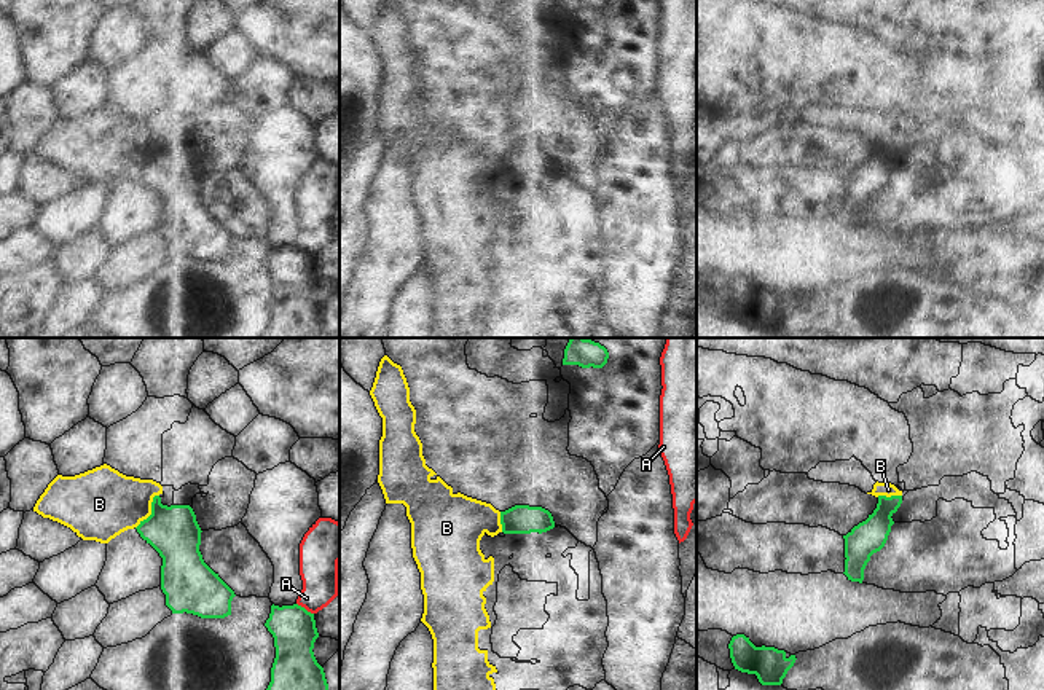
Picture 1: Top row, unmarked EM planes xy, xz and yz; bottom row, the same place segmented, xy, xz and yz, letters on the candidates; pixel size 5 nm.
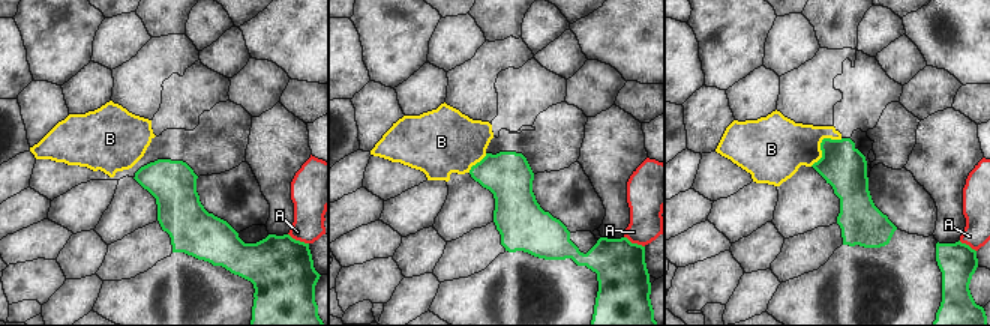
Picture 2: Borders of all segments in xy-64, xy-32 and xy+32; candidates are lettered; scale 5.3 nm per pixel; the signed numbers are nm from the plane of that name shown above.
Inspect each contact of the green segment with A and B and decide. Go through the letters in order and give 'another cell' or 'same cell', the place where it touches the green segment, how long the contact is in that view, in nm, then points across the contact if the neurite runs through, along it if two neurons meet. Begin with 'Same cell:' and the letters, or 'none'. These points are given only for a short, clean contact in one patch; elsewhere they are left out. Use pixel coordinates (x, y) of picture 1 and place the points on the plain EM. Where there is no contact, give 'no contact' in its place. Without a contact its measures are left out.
Same cell: none
A: another cell; contact xy (303, 250); length 110 nm
B: another cell; contact xy (152, 153); length 200 nm; border xy (158, 137), (153, 141), (152, 155), (136, 171)

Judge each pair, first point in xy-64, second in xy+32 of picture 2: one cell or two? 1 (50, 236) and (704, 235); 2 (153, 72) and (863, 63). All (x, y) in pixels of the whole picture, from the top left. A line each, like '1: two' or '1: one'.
1: one
2: two

